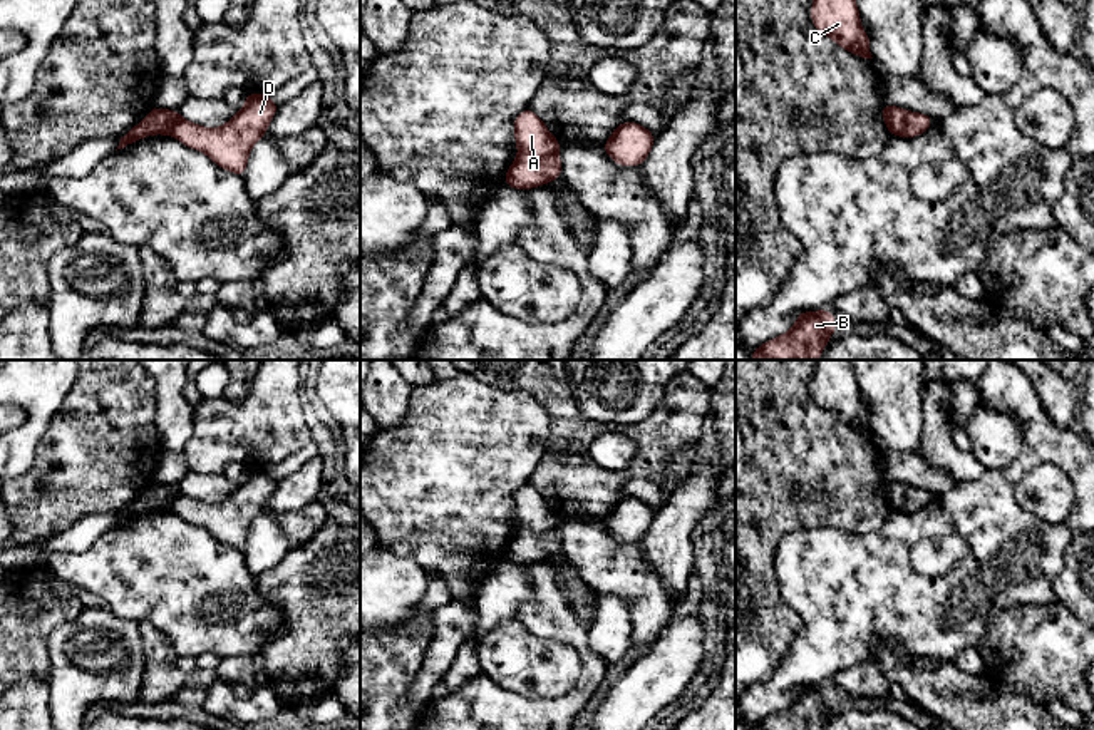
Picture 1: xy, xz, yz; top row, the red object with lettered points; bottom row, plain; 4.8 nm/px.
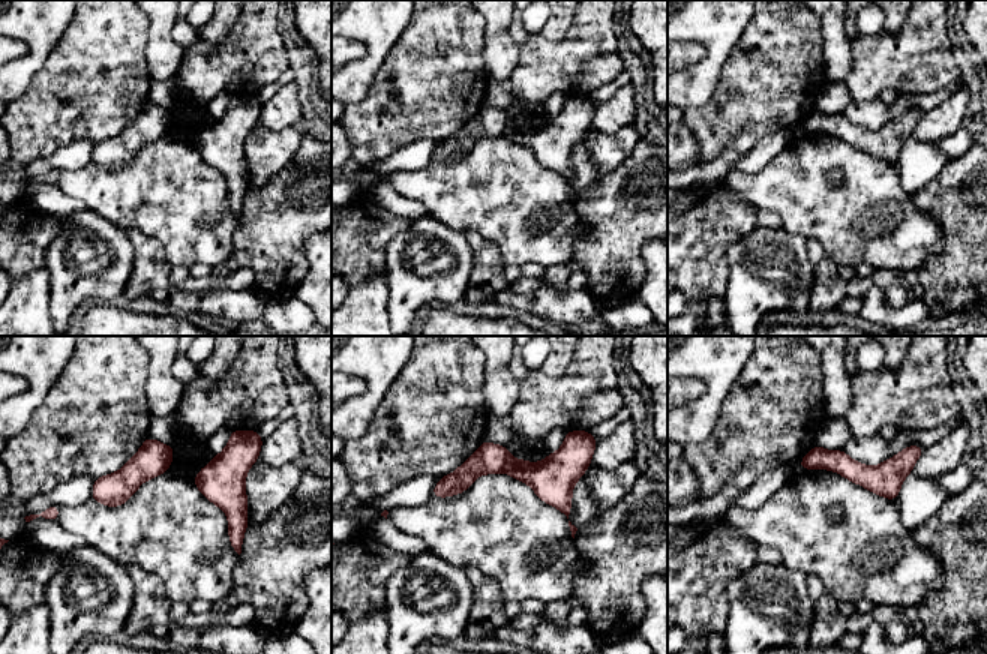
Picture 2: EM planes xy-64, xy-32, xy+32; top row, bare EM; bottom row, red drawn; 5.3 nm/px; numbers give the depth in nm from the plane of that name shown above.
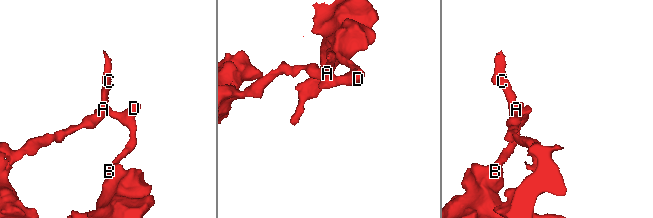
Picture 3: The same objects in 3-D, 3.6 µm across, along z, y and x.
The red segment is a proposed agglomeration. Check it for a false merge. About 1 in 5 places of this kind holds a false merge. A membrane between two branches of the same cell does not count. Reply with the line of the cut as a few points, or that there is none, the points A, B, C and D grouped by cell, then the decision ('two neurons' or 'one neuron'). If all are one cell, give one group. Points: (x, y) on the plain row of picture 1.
xz (520, 526), (530, 531), (555, 528) | A C / B D | two neurons

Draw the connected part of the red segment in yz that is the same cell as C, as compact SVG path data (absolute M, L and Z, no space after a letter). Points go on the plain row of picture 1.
M816 360L811 395L841 424L863 434L873 434L870 414L859 398L859 387L849 360Z

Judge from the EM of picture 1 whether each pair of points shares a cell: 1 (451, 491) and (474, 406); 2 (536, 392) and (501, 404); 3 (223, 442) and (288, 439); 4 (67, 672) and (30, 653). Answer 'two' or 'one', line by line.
1: one
2: two
3: one
4: two

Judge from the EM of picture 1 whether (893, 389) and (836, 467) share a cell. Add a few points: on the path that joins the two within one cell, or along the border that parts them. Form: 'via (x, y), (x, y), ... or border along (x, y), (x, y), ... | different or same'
border along (872, 434), (882, 449) | different

